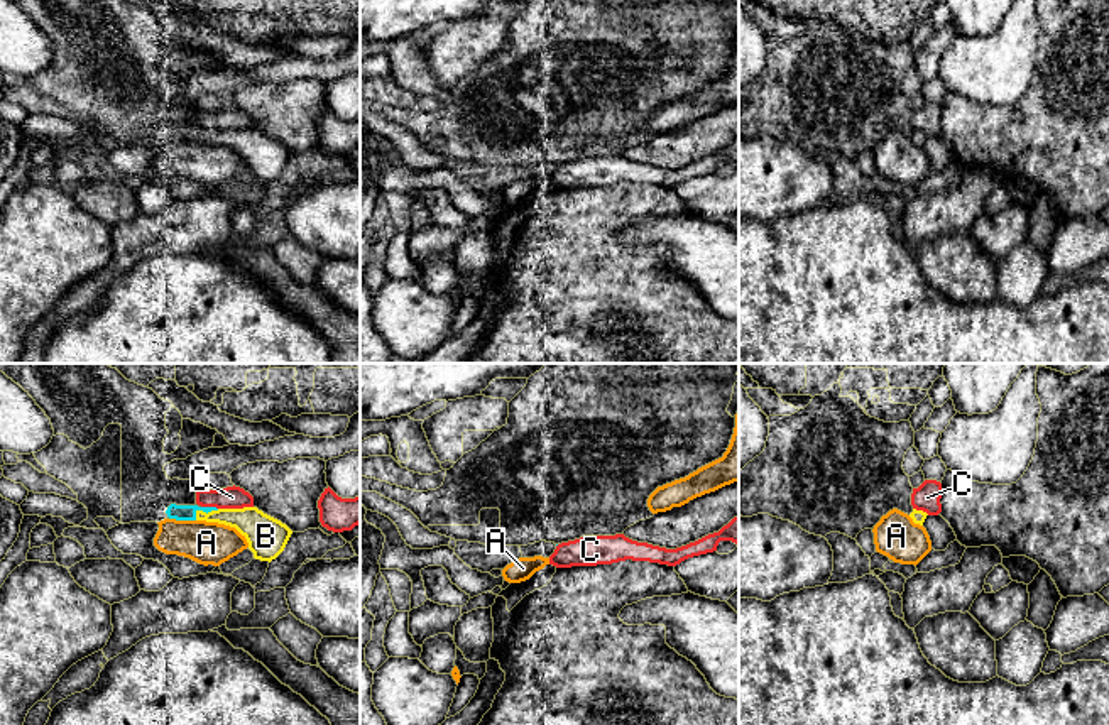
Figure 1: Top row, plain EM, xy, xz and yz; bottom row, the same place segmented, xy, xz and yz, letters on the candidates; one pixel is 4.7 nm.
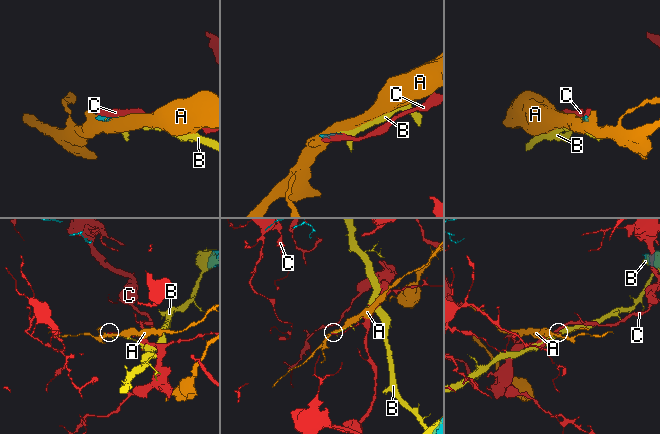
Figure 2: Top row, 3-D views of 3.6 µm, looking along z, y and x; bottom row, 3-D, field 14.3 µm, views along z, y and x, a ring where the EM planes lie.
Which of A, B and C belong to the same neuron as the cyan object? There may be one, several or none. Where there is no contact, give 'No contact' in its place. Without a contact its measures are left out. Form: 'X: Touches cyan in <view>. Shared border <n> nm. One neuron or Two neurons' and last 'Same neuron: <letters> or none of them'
A: Touches cyan in xy. Shared border 130 nm. Two neurons
B: Touches cyan in xy. Shared border 130 nm. One neuron
C: Touches cyan in xy. Shared border 80 nm. Two neurons
Same neuron: B

